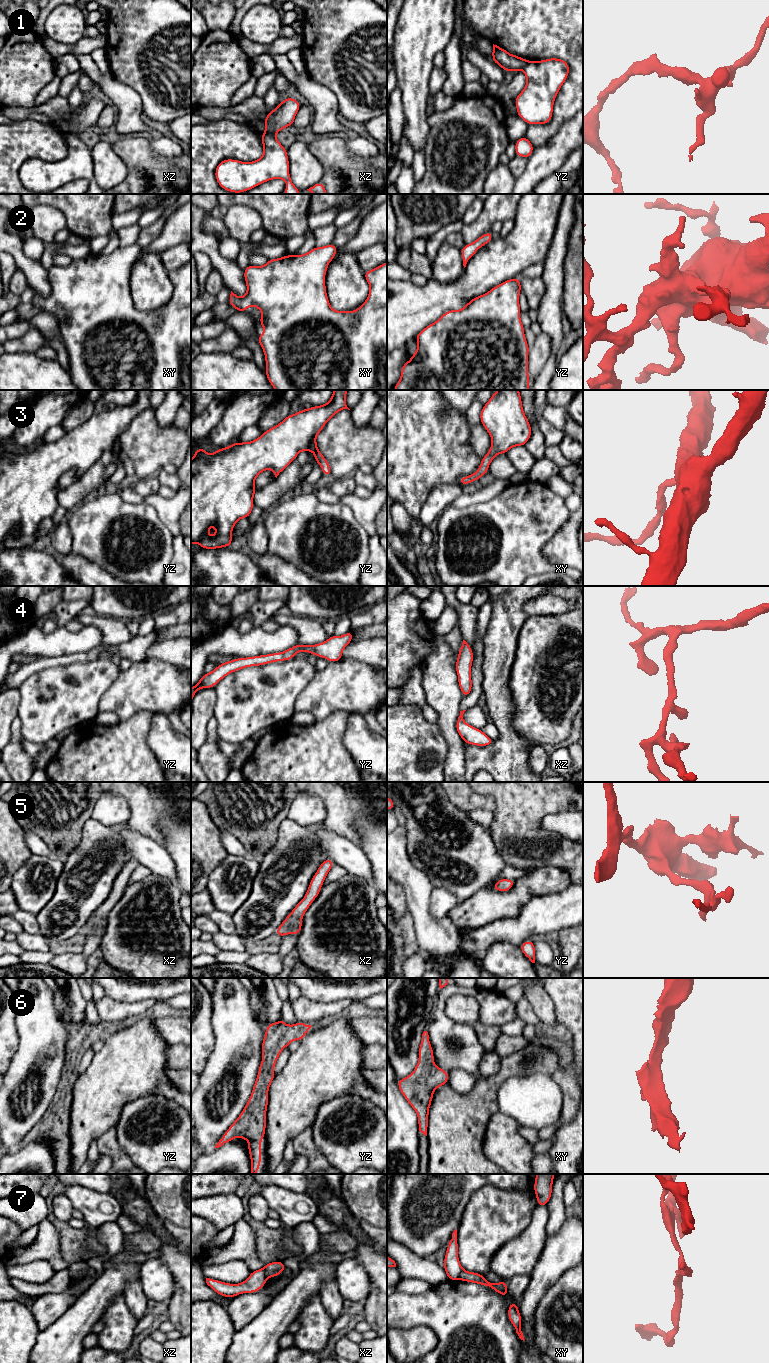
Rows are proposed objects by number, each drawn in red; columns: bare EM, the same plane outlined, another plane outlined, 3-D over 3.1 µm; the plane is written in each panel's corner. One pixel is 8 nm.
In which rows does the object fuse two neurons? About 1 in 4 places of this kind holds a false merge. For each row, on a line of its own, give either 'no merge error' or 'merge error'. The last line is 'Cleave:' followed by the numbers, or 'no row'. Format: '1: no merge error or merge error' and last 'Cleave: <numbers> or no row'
1: merge error
2: no merge error
3: no merge error
4: no merge error
5: no merge error
6: no merge error
7: merge error
Cleave: 1, 7

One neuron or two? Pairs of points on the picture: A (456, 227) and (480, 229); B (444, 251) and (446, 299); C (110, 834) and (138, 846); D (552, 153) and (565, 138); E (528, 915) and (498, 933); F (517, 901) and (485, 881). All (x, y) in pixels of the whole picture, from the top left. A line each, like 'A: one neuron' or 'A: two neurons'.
A: two neurons
B: two neurons
C: two neurons
D: one neuron
E: one neuron
F: two neurons

